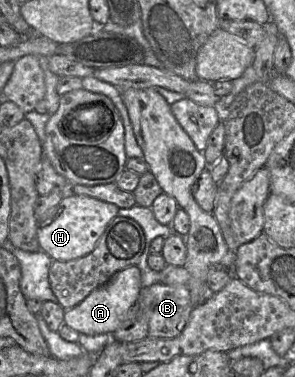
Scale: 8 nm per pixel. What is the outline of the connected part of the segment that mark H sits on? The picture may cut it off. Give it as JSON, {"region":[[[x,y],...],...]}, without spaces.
{"region":[[[66,194],[61,202],[47,213],[44,220],[38,220],[37,237],[41,251],[53,261],[69,261],[91,253],[108,224],[118,215],[115,204],[89,196]]]}

